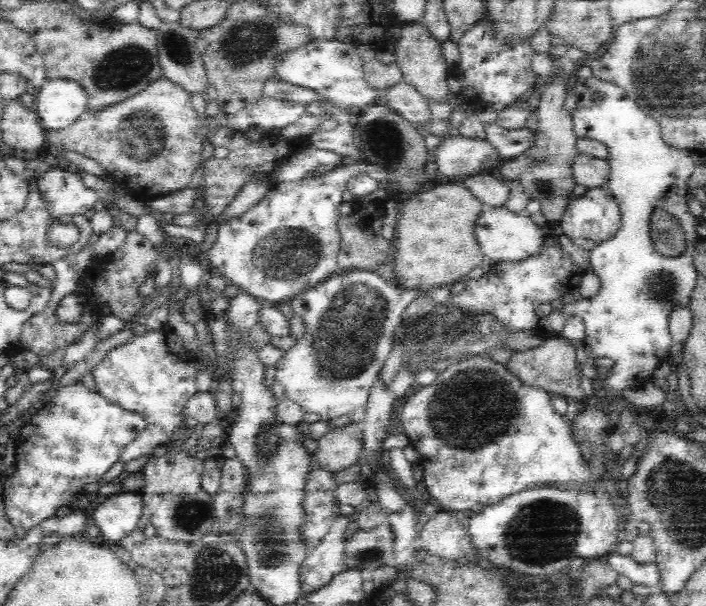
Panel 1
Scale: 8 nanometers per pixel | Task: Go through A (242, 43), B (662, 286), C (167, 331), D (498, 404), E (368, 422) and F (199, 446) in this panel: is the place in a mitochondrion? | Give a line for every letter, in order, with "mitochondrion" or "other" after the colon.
A: mitochondrion
B: mitochondrion
C: other
D: mitochondrion
E: other
F: other

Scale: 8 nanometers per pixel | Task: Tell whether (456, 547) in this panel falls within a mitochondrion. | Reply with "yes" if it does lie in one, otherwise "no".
no

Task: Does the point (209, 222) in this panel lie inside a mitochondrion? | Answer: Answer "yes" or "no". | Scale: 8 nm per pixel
no

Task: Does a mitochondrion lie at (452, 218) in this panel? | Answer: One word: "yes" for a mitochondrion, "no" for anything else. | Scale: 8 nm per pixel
no

